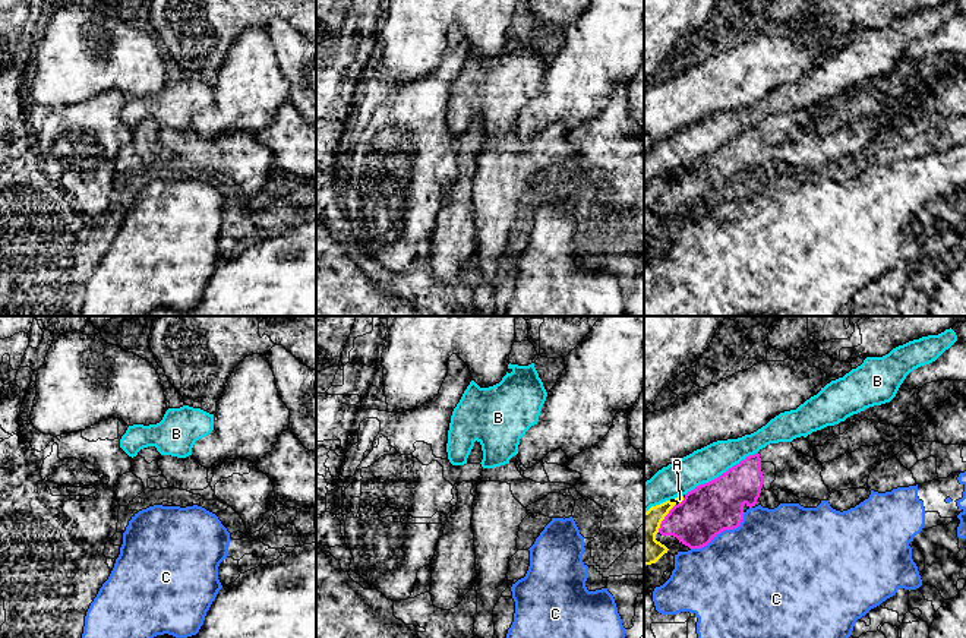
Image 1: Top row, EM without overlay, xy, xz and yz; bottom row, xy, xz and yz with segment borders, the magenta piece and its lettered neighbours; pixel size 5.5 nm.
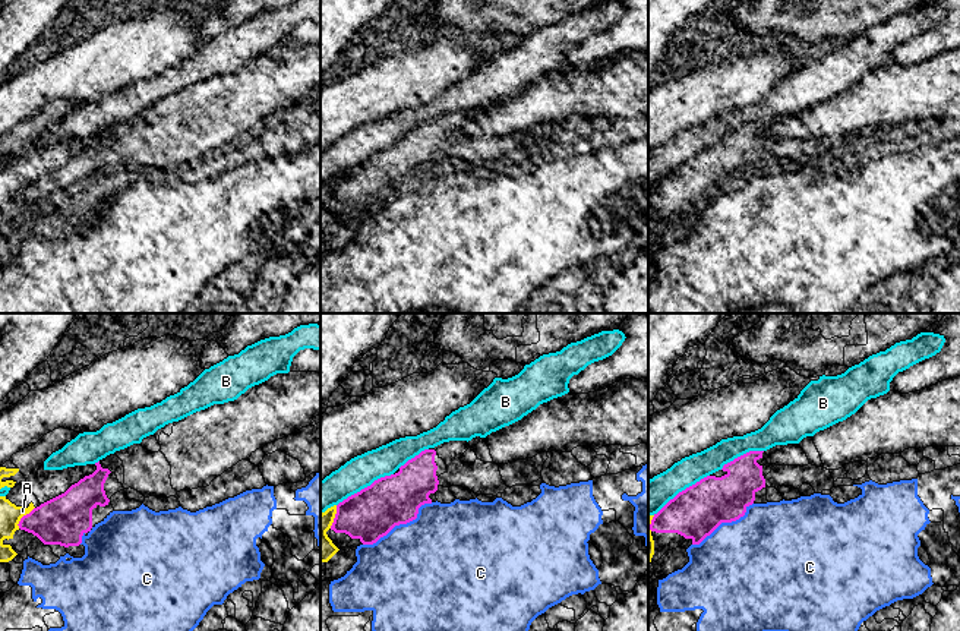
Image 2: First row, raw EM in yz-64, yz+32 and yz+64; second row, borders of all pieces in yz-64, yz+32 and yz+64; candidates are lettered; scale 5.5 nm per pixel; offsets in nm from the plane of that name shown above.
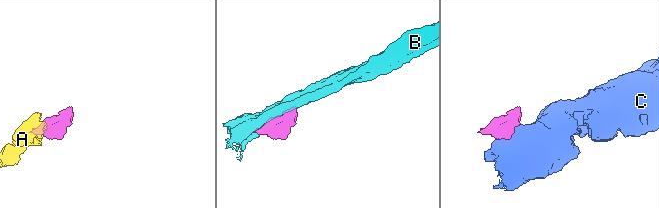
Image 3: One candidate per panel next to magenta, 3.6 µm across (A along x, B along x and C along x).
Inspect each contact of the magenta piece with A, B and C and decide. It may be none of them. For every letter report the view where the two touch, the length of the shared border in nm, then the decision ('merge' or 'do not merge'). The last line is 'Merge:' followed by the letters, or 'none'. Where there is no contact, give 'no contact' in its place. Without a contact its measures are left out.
A: meets magenta in yz; contact 190 nm long; do not merge
B: meets magenta in yz; contact 460 nm long; do not merge
C: meets magenta in yz; contact 360 nm long; do not merge
Merge: none

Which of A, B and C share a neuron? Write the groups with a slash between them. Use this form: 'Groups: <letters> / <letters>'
Groups: A / B / C

